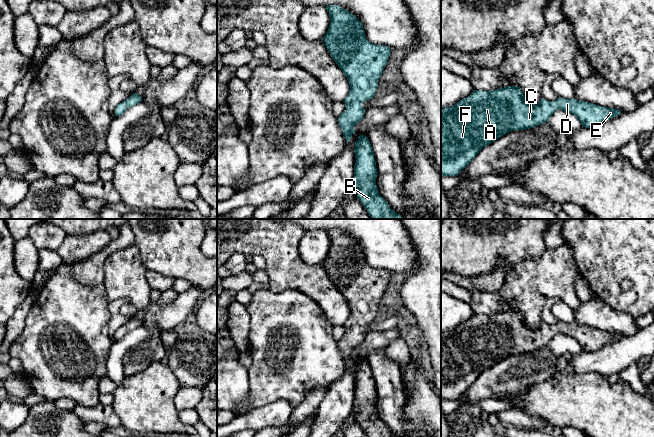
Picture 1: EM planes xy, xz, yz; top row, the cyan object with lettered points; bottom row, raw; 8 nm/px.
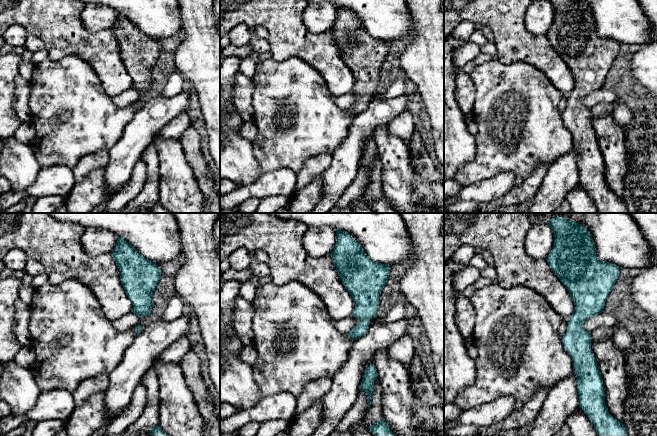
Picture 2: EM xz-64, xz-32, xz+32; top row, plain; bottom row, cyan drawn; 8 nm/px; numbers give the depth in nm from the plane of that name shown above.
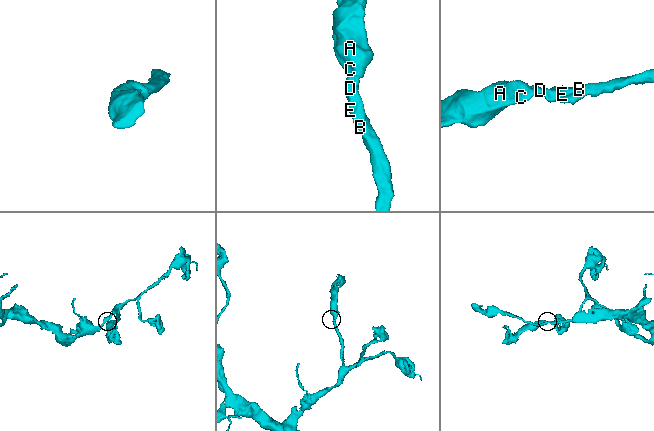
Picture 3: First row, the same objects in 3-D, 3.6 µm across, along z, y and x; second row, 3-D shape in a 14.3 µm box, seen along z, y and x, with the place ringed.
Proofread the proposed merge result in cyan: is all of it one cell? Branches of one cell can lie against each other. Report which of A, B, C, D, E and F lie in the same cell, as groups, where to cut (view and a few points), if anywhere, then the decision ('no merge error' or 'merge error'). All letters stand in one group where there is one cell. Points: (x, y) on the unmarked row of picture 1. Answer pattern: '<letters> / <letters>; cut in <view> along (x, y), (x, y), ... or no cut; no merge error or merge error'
A B C D E F; no cut; no merge error

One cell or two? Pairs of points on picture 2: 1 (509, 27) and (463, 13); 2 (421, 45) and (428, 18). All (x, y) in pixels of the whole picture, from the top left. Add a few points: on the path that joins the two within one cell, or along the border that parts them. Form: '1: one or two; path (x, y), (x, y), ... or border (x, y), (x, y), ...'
1: one; path (498, 16), (495, 13), (474, 13)
2: one; path (428, 38), (428, 25)

